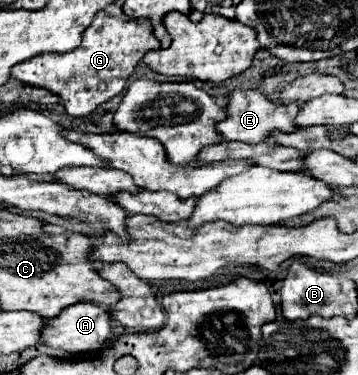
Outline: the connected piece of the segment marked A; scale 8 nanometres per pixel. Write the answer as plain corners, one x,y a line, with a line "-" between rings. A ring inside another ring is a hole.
76,303
60,313
60,317
54,317
46,323
42,341
54,349
80,355
80,353
96,353
102,349
102,345
108,341
112,331
112,317
106,309
100,305
88,305
88,303

